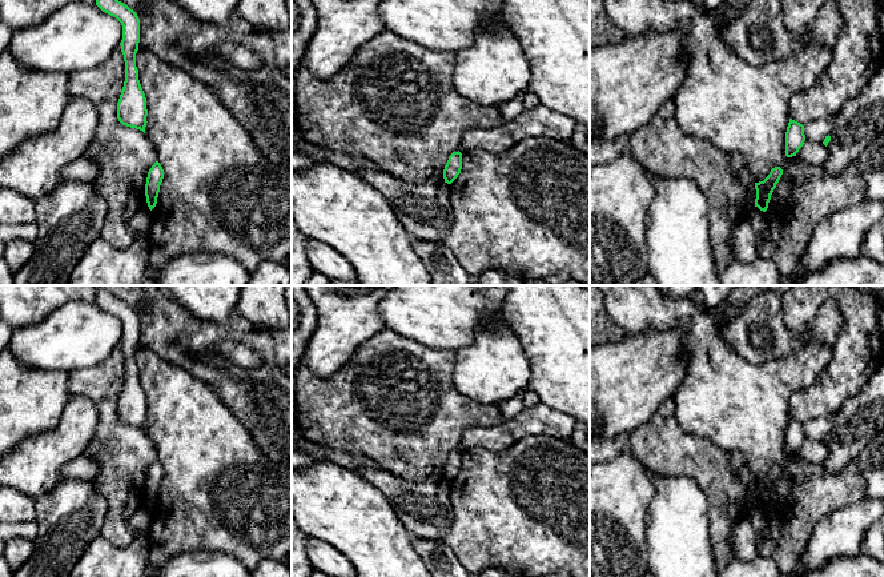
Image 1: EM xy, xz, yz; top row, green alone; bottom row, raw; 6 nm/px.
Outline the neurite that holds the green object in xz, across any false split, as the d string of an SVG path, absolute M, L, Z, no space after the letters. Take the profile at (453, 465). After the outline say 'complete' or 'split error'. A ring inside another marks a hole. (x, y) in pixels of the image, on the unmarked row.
M459 449L453 450L449 454L449 458L443 468L445 481L451 482L461 472L461 468L462 468L462 452Z | complete

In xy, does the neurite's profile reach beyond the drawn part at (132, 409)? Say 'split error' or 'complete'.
complete

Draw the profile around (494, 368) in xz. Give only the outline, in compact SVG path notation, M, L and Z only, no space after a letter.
M485 320L469 346L455 350L455 389L479 404L502 404L527 389L530 361L503 321Z

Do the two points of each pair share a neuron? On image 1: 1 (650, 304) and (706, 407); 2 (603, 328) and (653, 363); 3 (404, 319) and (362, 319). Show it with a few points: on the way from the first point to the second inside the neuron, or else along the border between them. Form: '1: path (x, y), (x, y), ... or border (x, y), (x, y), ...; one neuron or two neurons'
1: path (680, 316), (700, 336), (706, 356), (706, 376); one neuron
2: border (626, 336), (603, 345); two neurons
3: border (381, 299), (378, 315), (385, 328); two neurons

